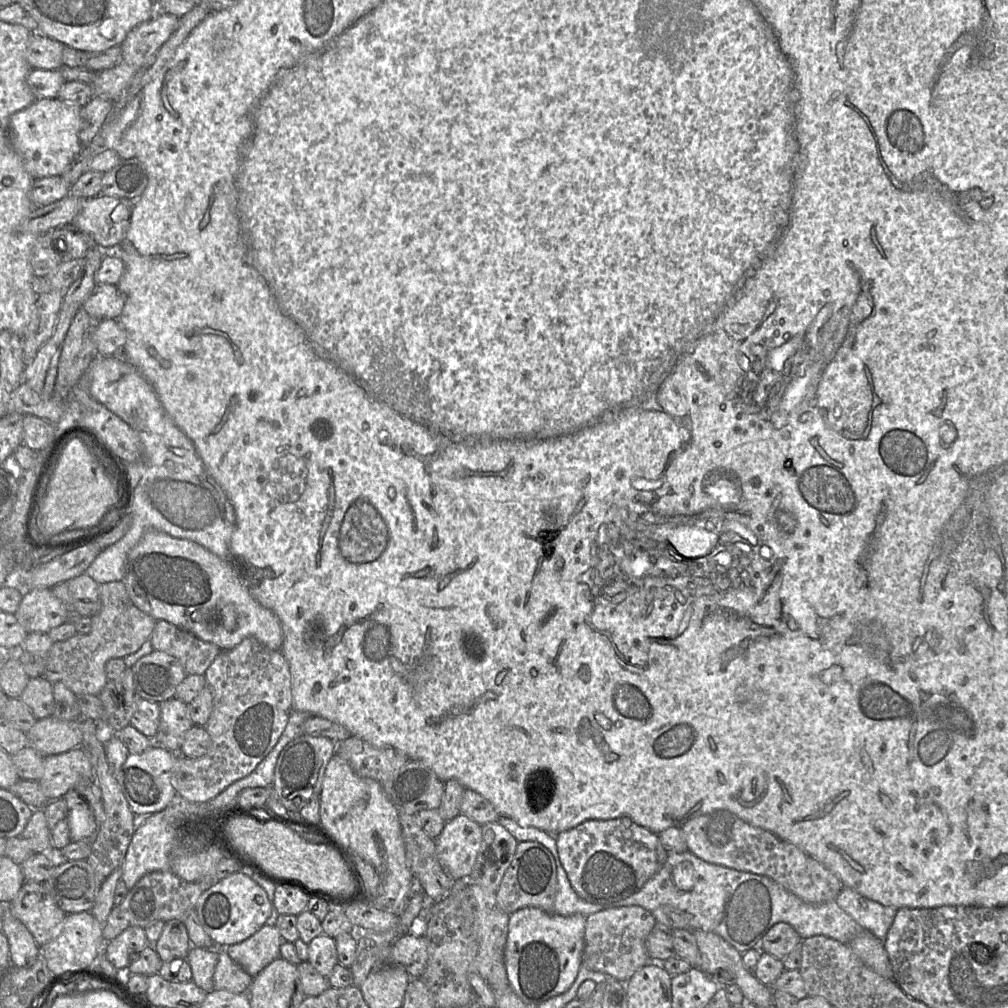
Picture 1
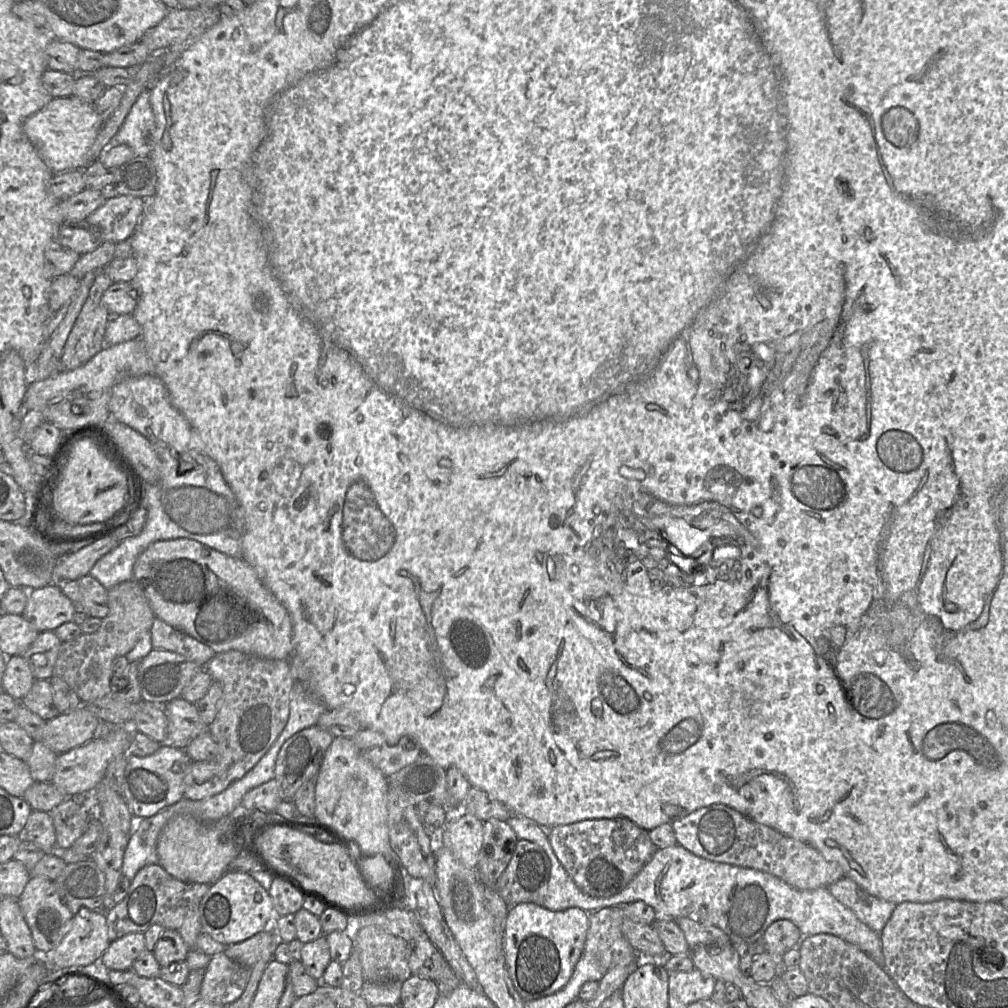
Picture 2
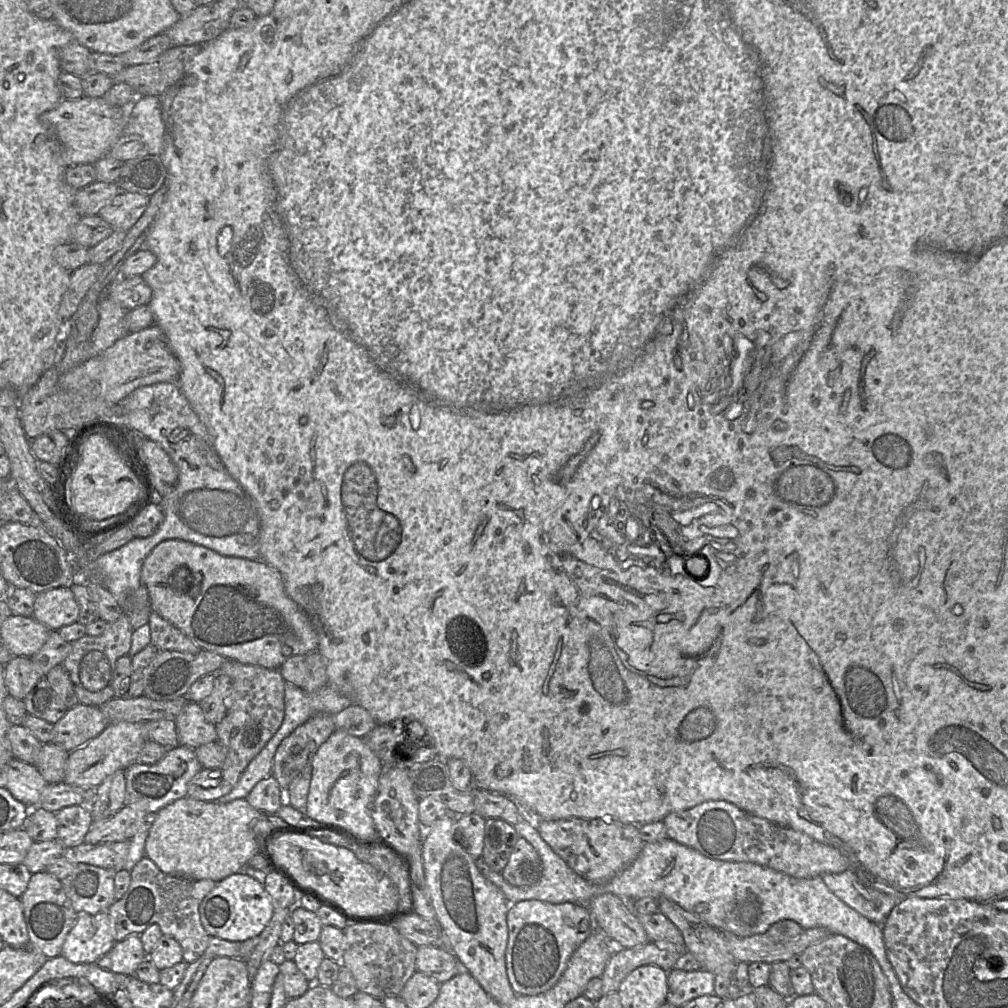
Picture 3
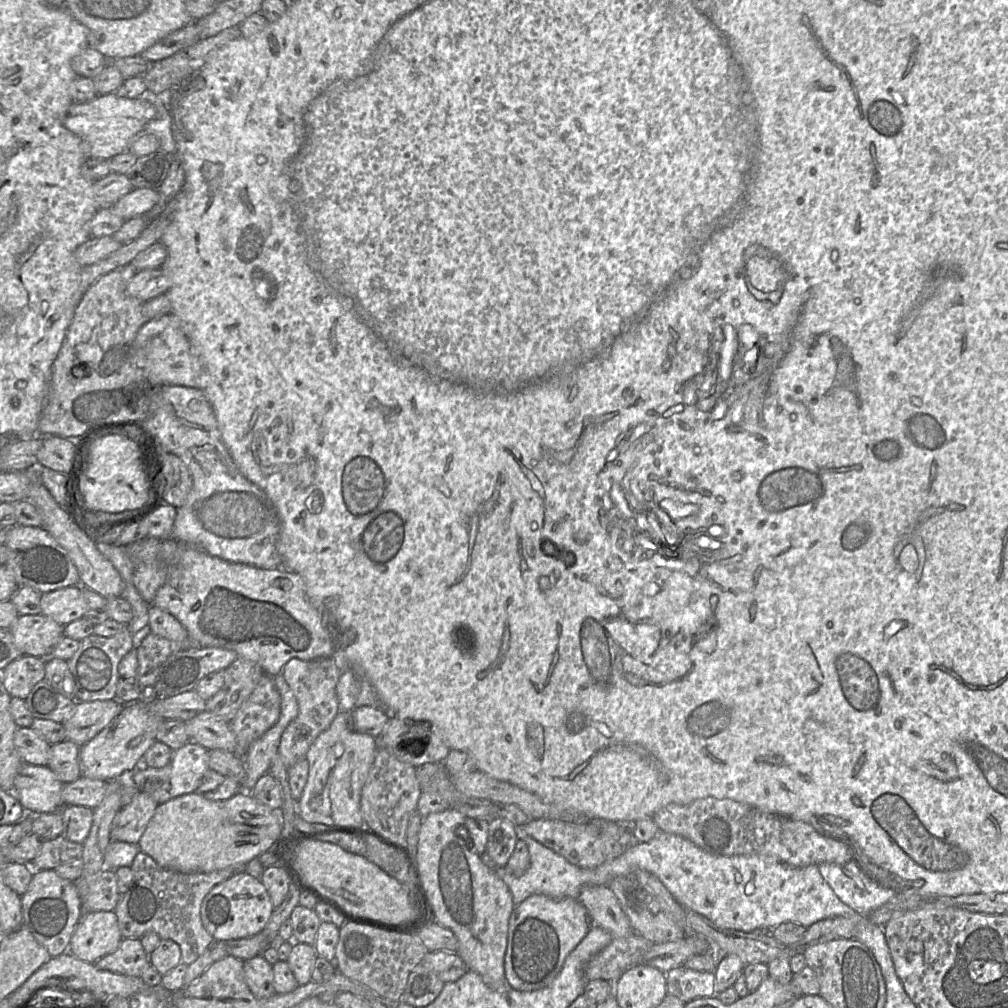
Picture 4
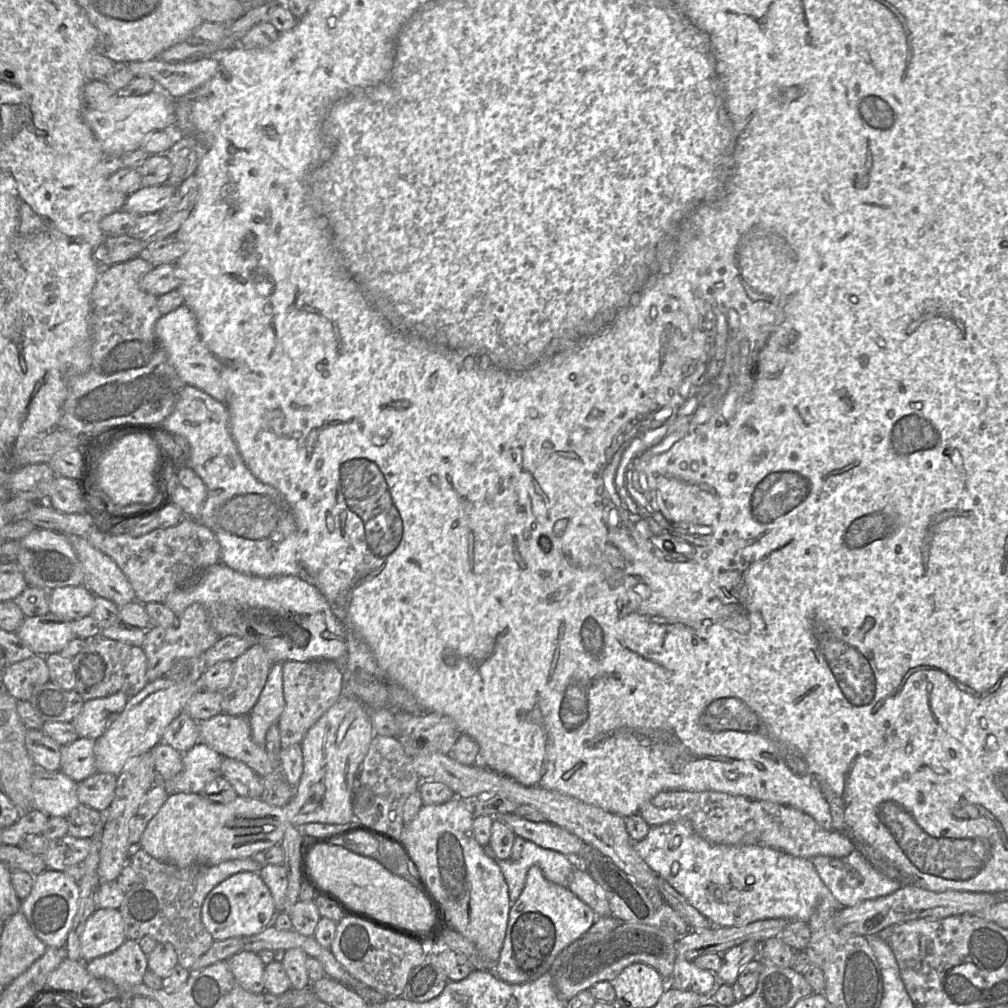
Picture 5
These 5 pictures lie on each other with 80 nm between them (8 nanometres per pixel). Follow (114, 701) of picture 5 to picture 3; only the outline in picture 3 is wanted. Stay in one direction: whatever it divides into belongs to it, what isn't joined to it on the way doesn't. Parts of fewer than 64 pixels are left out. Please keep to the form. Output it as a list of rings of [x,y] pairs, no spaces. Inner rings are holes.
[[[78,703],[53,725],[51,743],[70,752],[98,736],[108,724],[99,706]]]

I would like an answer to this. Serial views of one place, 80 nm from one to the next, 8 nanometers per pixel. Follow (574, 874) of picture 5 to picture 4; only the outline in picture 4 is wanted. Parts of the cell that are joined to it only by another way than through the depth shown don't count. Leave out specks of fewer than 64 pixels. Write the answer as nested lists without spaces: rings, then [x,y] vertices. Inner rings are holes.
[[[588,885],[578,897],[590,913],[594,925],[608,931],[613,938],[631,935],[633,929],[616,896],[607,885]]]

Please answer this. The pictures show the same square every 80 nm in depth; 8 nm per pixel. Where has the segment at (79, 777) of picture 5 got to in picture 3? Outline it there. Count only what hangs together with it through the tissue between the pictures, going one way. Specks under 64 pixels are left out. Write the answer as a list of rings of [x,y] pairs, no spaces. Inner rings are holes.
[[[54,743],[42,744],[33,764],[48,784],[64,781],[69,752]]]

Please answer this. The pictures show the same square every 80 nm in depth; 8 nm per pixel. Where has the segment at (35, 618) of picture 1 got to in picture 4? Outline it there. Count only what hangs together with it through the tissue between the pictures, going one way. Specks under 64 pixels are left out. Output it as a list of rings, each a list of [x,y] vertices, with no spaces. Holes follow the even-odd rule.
[[[68,586],[42,594],[41,614],[62,626],[81,619],[87,609],[82,586]]]

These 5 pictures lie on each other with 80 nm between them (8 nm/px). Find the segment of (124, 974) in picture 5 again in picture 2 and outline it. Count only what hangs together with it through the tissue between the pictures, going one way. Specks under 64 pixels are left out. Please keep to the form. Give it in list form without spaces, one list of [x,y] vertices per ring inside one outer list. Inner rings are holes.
[[[144,933],[126,934],[111,941],[109,947],[101,956],[102,965],[110,970],[130,970],[135,960],[145,949]]]

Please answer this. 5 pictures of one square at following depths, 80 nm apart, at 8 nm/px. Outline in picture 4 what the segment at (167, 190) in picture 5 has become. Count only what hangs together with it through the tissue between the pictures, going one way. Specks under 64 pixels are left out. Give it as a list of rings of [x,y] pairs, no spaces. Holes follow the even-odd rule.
[[[133,189],[112,206],[112,211],[126,222],[145,215],[154,207],[158,198],[159,194],[155,189]]]

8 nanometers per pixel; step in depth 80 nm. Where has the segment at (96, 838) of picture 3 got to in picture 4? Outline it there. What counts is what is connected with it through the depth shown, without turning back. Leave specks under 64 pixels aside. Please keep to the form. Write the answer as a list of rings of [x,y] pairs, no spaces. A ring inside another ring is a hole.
[[[137,793],[113,818],[111,841],[138,844],[157,806],[157,802],[150,795]]]

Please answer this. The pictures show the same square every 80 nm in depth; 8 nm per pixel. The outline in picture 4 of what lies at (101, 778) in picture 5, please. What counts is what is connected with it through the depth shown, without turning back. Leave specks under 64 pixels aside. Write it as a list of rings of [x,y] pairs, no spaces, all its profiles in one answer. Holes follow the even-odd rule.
[[[80,777],[65,783],[61,791],[63,806],[96,808],[104,799],[108,781]]]

